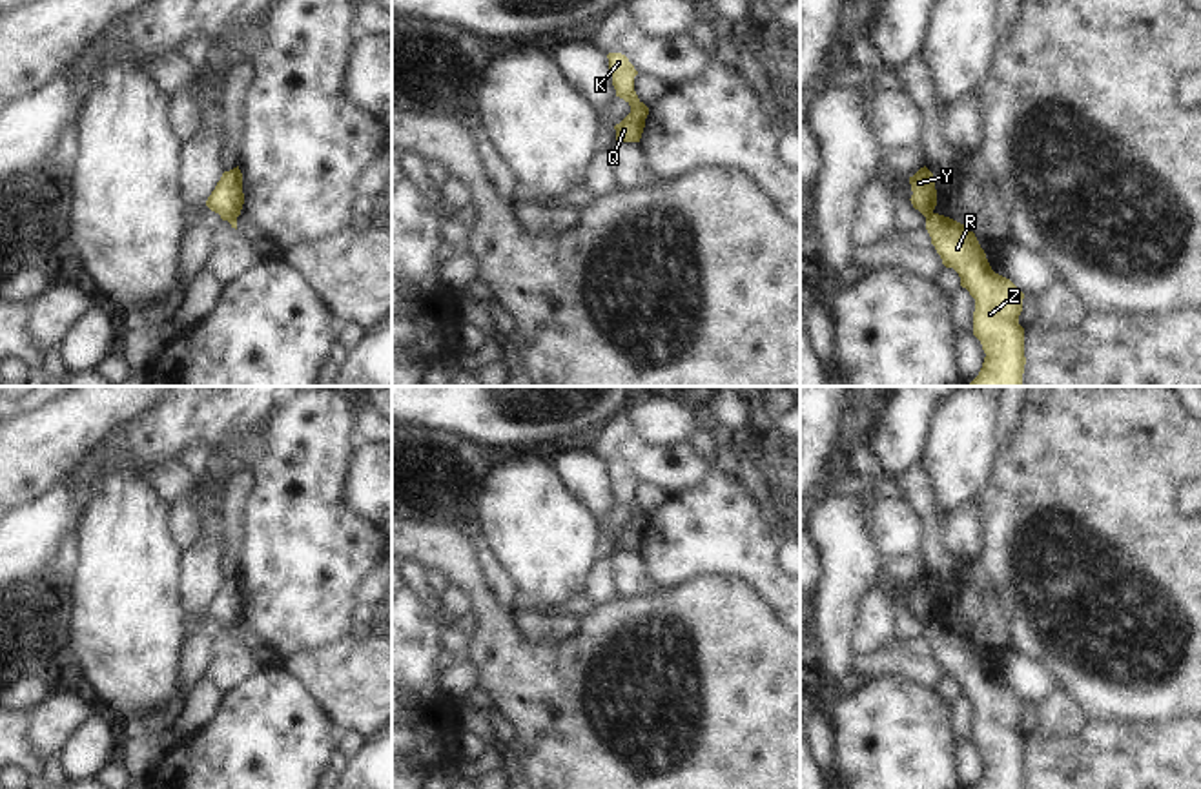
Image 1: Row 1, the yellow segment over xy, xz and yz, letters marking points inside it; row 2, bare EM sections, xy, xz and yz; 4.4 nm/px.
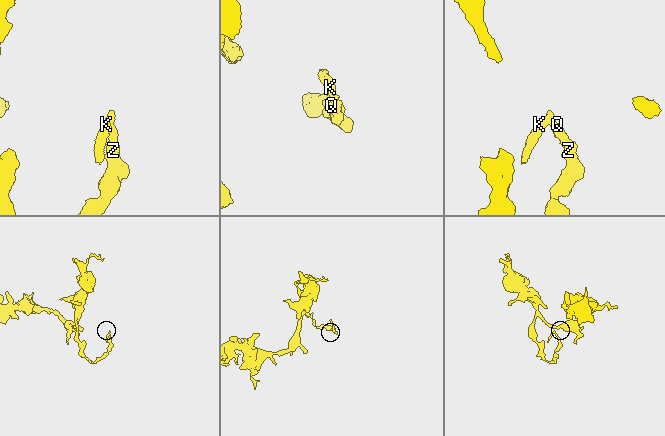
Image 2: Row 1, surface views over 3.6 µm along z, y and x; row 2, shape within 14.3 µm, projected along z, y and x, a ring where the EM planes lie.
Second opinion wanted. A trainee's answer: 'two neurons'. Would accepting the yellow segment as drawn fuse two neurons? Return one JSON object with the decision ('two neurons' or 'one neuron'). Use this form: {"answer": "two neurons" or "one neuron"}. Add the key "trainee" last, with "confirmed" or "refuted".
{"answer": "two neurons", "trainee": "confirmed"}

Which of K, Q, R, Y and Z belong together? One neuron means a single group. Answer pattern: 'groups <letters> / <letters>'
groups K Y / Q R Z

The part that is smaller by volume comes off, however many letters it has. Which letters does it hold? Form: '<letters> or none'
K, Y

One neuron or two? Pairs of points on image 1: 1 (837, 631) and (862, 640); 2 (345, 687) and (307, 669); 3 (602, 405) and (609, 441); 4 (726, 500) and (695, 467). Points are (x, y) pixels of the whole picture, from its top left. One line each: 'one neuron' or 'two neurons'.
1: two neurons
2: one neuron
3: two neurons
4: two neurons

